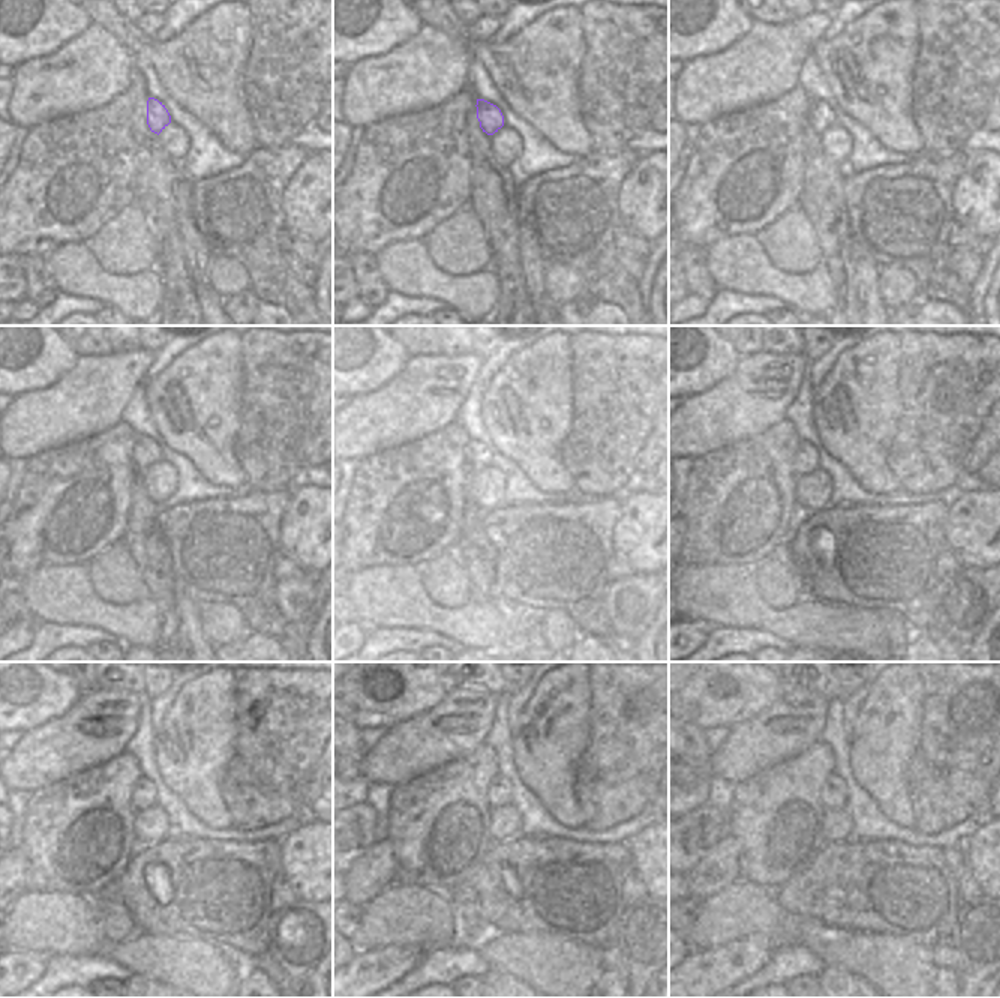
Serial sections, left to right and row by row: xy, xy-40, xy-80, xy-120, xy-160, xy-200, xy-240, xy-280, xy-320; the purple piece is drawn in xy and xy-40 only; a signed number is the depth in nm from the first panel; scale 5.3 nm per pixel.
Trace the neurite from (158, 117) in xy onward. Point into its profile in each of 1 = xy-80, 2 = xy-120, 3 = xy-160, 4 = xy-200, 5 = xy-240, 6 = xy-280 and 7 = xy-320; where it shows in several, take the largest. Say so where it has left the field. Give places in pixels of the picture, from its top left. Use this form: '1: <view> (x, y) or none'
1: xy-80 (820, 116)
2: xy-120 (146, 452)
3: xy-160 (477, 455)
4: xy-200 (807, 456)
5: xy-240 (144, 791)
6: xy-280 (498, 793)
7: xy-320 (834, 788)

